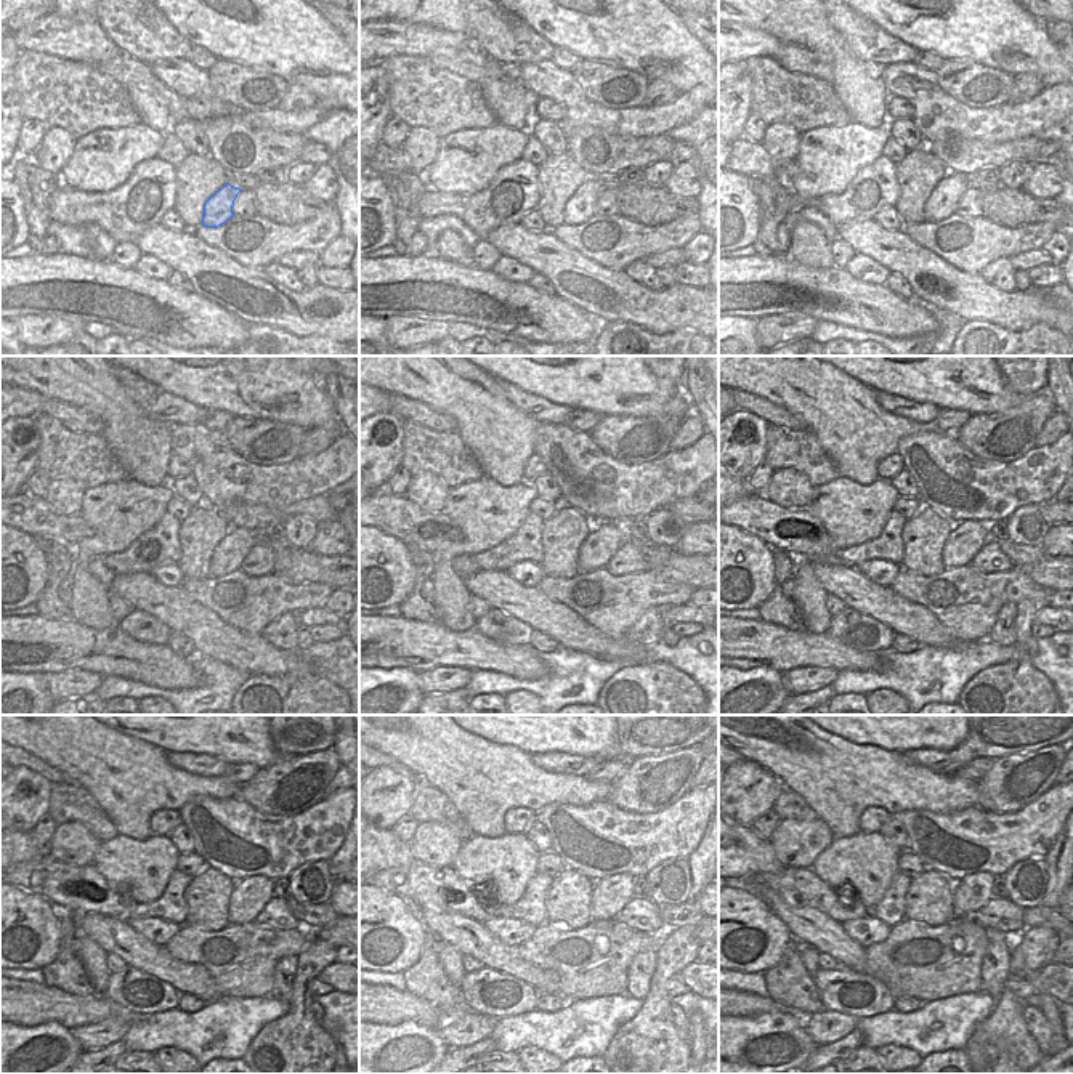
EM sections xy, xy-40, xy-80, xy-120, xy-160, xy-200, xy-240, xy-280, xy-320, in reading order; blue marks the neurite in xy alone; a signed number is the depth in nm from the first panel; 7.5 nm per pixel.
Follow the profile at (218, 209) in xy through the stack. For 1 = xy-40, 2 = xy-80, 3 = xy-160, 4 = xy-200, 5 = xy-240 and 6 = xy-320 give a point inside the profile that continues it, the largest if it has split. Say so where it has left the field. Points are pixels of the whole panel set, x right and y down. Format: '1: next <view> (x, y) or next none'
1: next xy-40 (579, 209)
2: next xy-80 (943, 201)
3: next xy-160 (607, 537)
4: next xy-200 (967, 537)
5: next xy-240 (249, 896)
6: next xy-320 (969, 895)

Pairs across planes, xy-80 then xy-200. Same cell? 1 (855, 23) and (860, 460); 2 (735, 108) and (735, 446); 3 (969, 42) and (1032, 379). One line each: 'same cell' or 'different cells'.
1: different cells
2: same cell
3: different cells

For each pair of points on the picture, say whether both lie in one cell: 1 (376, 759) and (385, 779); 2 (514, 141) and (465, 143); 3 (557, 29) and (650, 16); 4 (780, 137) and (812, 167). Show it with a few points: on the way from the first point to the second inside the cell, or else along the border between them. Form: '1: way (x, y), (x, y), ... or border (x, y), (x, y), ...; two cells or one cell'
1: border (376, 765), (385, 765), (413, 778); two cells
2: way (502, 143), (477, 143); one cell
3: way (579, 20), (627, 20); one cell
4: border (801, 135), (794, 159); two cells

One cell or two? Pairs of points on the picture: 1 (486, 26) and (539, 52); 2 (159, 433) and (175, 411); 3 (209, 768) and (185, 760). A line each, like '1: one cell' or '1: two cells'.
1: one cell
2: two cells
3: one cell

